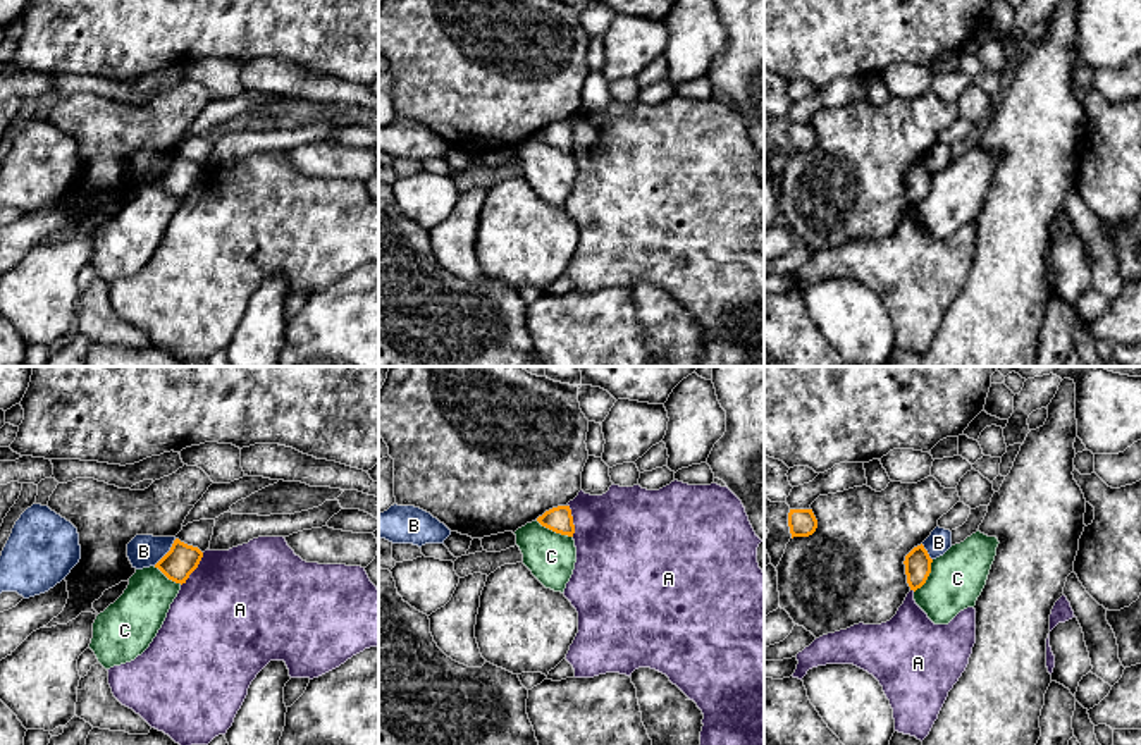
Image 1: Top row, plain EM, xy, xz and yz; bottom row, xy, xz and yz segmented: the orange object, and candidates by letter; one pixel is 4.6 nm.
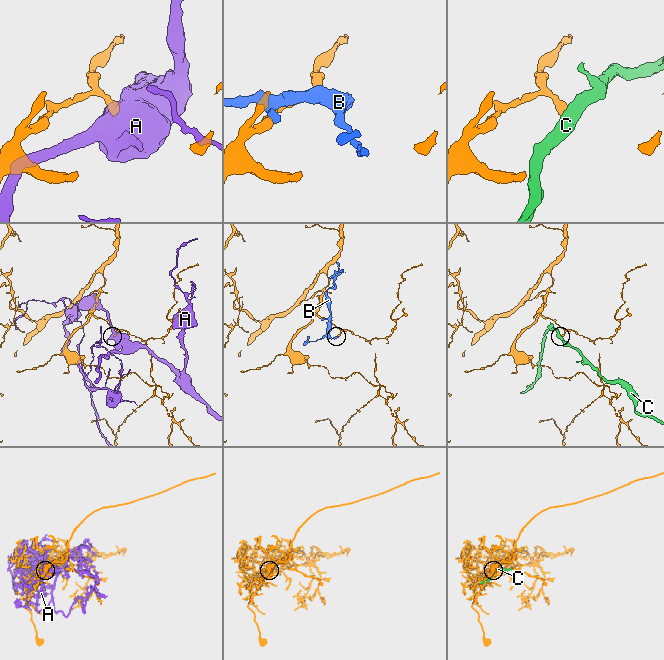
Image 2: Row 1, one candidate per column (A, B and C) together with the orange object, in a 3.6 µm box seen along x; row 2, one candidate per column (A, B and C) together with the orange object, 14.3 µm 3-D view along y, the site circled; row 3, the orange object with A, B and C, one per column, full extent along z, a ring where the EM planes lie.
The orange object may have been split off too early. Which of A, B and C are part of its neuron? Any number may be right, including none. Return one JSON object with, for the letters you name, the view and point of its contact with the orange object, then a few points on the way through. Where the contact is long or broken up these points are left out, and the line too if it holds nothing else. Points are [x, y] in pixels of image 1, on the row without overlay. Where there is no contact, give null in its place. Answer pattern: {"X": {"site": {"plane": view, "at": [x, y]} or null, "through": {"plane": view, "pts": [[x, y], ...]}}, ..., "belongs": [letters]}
{"belongs": []}

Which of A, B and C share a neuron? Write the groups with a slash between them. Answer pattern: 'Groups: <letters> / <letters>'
Groups: A / B / C

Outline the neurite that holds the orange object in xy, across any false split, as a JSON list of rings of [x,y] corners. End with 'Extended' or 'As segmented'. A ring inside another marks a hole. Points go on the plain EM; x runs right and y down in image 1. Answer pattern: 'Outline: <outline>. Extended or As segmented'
Outline: [[[176,153],[170,165],[155,179],[155,182],[158,182],[169,194],[182,200],[198,182],[201,172],[203,167],[198,162]]]. As segmented

